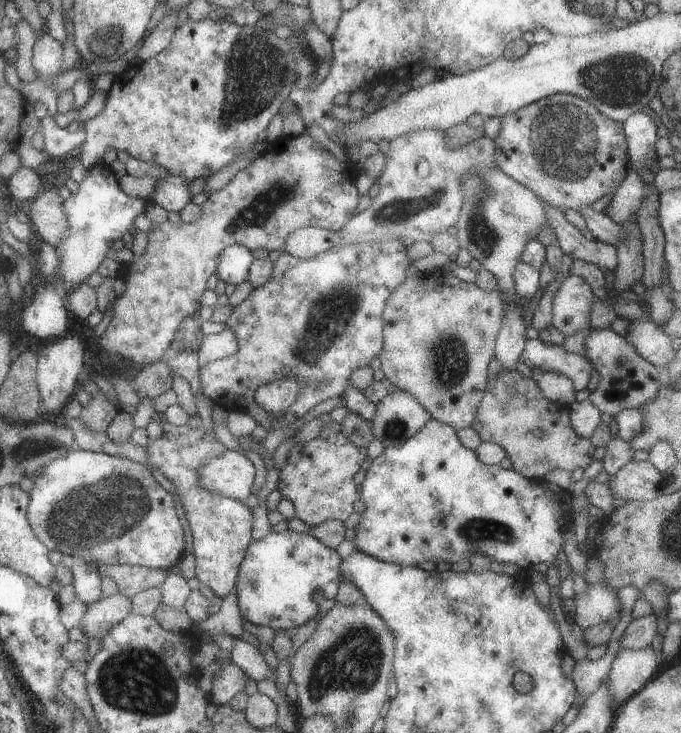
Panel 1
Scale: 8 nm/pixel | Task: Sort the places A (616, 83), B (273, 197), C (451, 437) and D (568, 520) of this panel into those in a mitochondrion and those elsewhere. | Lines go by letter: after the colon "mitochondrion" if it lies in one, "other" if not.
A: mitochondrion
B: mitochondrion
C: other
D: other

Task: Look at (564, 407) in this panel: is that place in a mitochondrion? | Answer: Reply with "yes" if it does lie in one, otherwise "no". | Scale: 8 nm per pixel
no

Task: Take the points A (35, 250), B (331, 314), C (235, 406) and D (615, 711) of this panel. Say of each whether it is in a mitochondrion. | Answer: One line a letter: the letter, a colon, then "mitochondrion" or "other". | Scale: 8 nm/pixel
A: other
B: mitochondrion
C: other
D: other

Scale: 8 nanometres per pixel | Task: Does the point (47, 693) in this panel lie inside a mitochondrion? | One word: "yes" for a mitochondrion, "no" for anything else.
no

